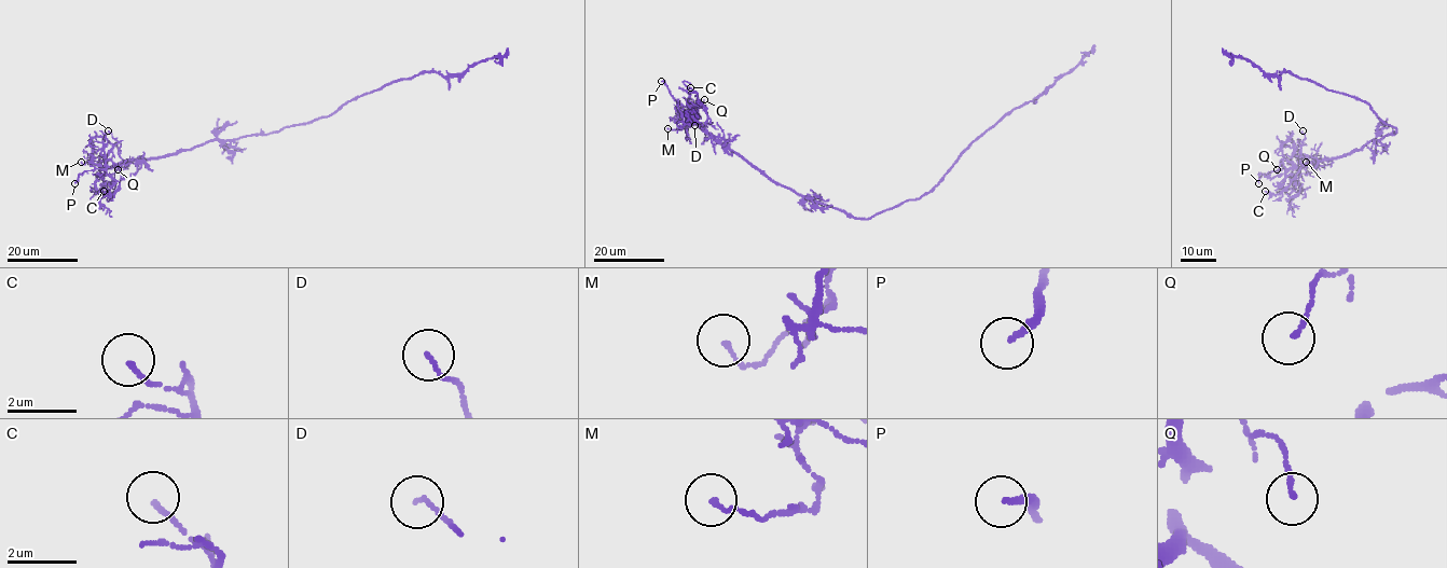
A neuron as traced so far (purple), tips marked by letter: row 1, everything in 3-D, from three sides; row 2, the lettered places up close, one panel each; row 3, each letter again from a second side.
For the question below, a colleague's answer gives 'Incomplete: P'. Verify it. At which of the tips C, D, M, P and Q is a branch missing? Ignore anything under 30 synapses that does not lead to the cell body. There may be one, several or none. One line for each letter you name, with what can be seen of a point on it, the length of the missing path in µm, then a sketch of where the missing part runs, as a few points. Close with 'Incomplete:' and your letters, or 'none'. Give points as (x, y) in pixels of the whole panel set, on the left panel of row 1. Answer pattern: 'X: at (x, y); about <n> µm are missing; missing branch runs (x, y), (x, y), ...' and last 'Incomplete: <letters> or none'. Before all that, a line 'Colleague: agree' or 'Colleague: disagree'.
Colleague: agree
P: at (74, 183); about 40 µm are missing; missing branch runs (74, 183), (63, 183), (56, 189), (35, 217), (35, 229), (26, 230), (13, 219)
Incomplete: P

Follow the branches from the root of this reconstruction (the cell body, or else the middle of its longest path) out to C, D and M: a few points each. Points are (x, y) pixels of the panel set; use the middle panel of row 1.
C: (880, 213), (867, 219), (850, 217), (776, 184), (725, 149), (707, 130), (706, 108), (690, 87)
D: (880, 213), (856, 219), (776, 184), (717, 143), (692, 120), (687, 120), (704, 125), (694, 125)
M: (880, 213), (867, 219), (850, 217), (776, 184), (680, 114), (676, 121), (678, 128), (667, 128)

